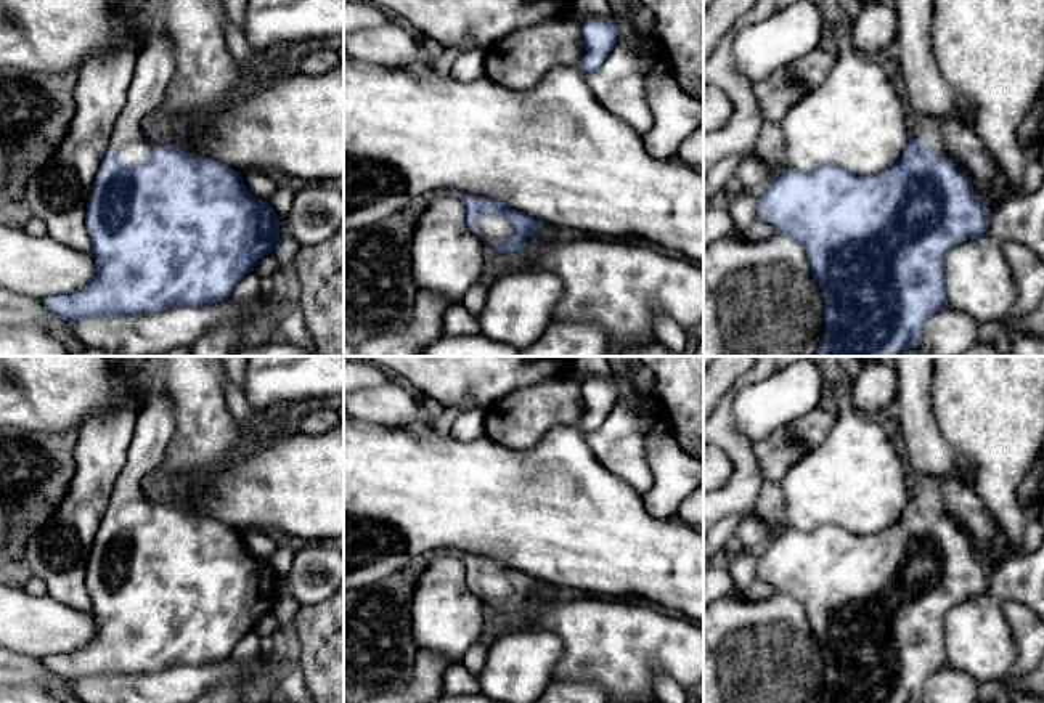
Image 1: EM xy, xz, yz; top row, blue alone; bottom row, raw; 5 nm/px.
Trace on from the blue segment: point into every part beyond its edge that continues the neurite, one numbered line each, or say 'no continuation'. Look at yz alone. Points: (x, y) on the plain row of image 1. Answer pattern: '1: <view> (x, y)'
1: yz (925, 488)

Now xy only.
1: xy (154, 426)

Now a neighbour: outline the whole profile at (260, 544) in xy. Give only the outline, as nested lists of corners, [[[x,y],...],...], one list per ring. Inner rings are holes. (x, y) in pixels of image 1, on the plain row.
[[[251,530],[241,533],[241,536],[247,551],[260,560],[268,560],[278,549],[276,541],[267,531]]]

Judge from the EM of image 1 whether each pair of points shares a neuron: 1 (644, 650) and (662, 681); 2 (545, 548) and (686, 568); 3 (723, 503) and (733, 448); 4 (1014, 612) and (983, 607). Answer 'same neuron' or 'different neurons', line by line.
1: different neurons
2: same neuron
3: same neuron
4: different neurons

